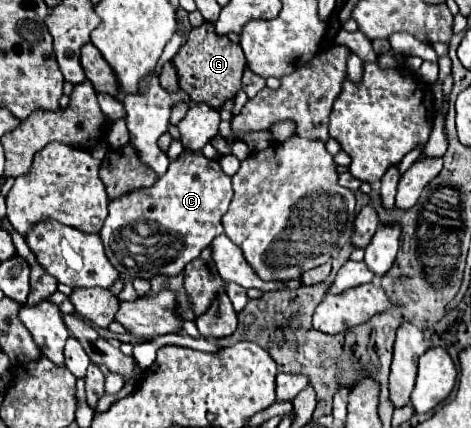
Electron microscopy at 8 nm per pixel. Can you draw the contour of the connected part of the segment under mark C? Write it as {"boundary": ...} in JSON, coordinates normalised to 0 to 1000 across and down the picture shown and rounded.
{"boundary":[[[393,350],[367,383],[359,383],[359,397],[342,416],[333,416],[329,435],[287,444],[253,467],[231,472],[231,505],[210,542],[214,565],[223,575],[223,598],[253,631],[257,645],[312,654],[329,640],[372,645],[406,607],[414,607],[427,593],[427,584],[452,565],[452,556],[473,547],[469,509],[482,495],[490,463],[490,416],[473,407],[465,379],[439,374],[431,355]]]}

